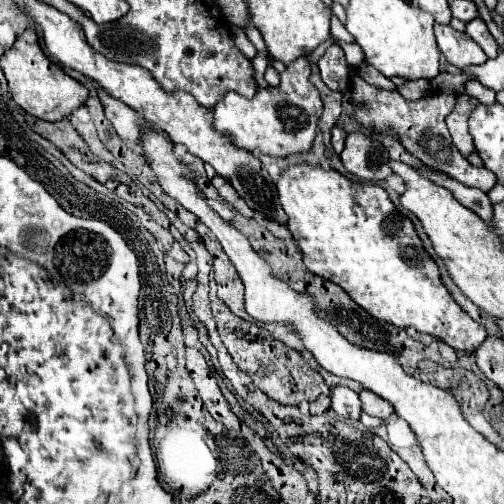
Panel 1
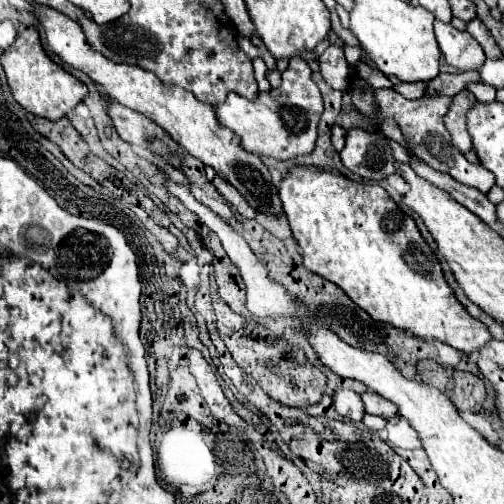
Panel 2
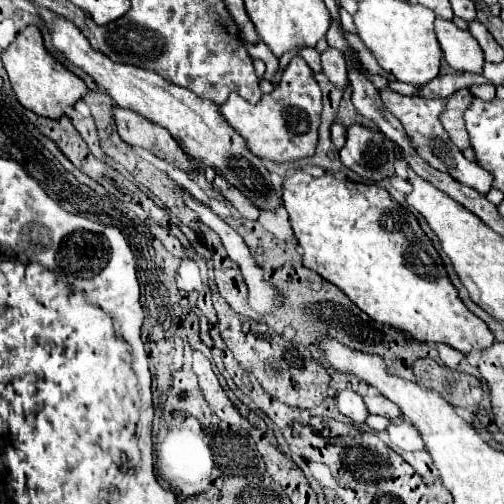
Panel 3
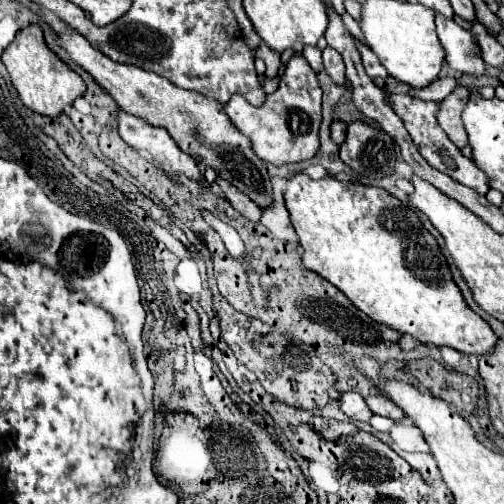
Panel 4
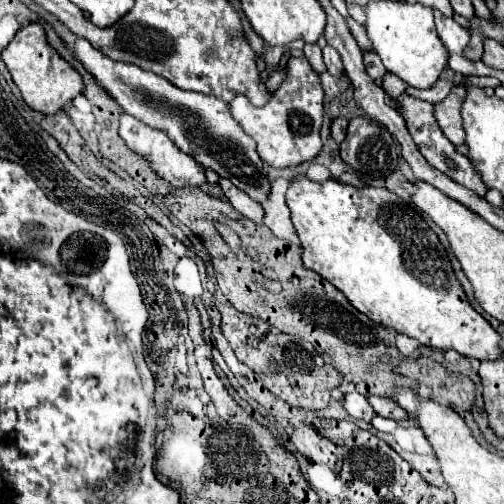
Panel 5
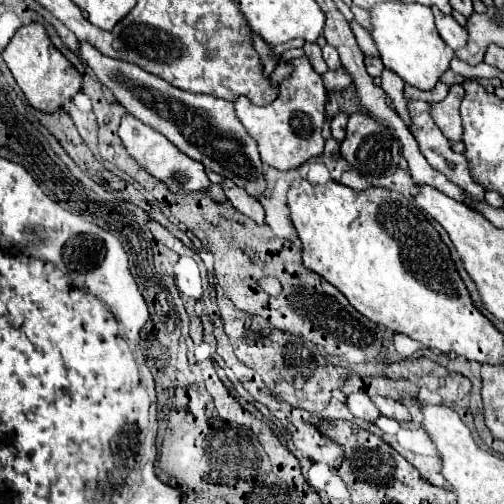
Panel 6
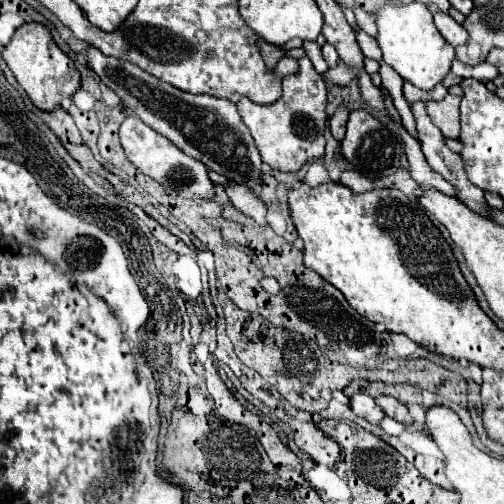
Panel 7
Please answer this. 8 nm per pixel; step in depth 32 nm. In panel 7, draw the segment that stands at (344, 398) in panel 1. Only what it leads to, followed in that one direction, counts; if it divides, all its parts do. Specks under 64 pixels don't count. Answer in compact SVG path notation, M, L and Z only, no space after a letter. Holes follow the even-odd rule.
M354 394L350 398L350 406L354 410L356 416L372 422L372 424L380 424L380 420L384 418L384 412L382 408L374 402L372 396L366 396L366 394Z

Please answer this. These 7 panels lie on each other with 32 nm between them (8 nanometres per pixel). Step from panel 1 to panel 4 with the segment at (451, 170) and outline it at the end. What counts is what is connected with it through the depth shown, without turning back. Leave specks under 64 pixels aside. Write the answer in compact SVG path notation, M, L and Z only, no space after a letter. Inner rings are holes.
M388 94L388 104L390 104L392 110L396 110L396 114L404 120L404 126L406 126L408 134L412 136L412 140L414 140L414 144L418 146L420 154L424 156L424 160L426 160L432 168L436 168L436 170L448 174L452 180L456 180L456 182L460 182L460 184L464 184L464 186L476 190L476 192L482 194L482 196L490 190L484 172L480 172L480 170L472 164L470 158L462 156L460 150L448 140L446 132L440 128L438 120L436 120L438 102L424 102L424 100L412 98L410 94Z

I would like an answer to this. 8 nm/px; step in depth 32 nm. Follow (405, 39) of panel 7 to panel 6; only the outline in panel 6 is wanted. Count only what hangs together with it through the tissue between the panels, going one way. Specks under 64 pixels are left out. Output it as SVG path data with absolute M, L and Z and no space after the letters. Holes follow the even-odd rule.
M384 2L370 10L372 16L372 38L380 50L382 62L386 68L394 70L404 82L420 88L430 90L434 88L442 74L450 68L450 60L454 58L454 52L446 42L440 38L434 16L428 6L422 6L418 2L404 4L404 2Z

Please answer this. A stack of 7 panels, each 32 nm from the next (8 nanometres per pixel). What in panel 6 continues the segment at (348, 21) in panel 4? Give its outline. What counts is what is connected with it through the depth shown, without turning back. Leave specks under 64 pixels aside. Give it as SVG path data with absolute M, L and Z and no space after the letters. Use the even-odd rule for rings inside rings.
M352 22L350 26L352 26L354 34L356 34L356 40L358 40L360 50L362 50L366 56L380 56L378 48L376 48L376 44L374 44L374 40L372 40L372 36L370 36L362 26L358 26L356 22Z

